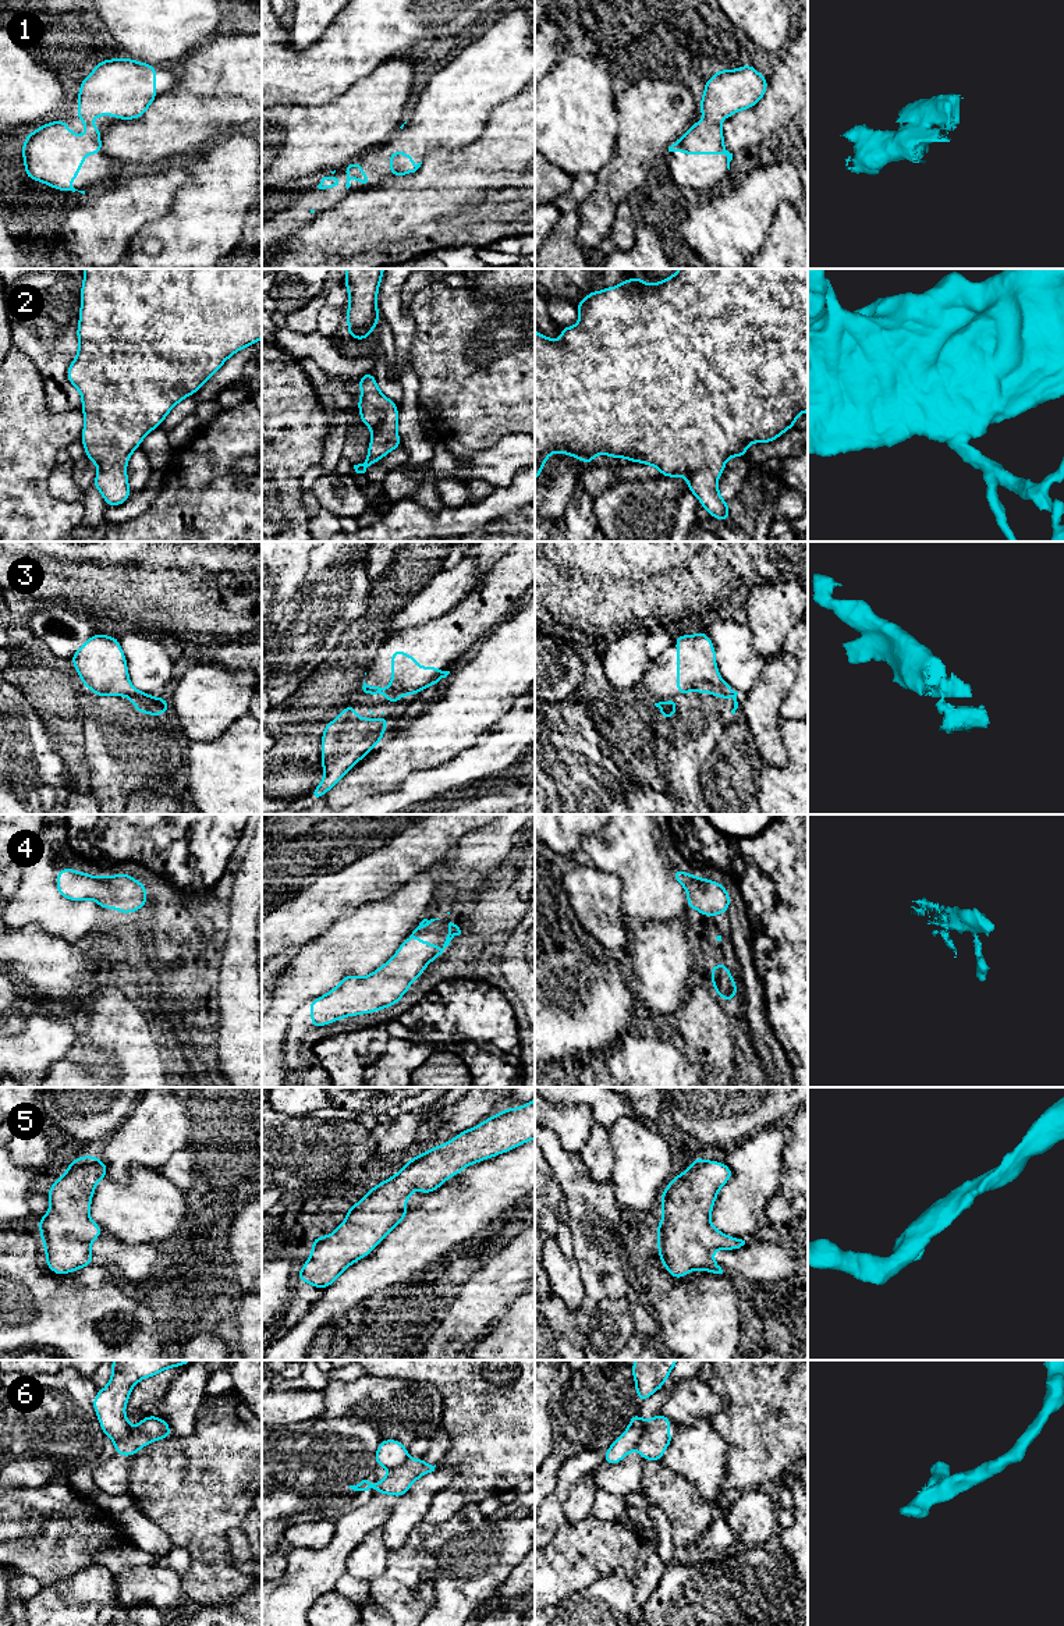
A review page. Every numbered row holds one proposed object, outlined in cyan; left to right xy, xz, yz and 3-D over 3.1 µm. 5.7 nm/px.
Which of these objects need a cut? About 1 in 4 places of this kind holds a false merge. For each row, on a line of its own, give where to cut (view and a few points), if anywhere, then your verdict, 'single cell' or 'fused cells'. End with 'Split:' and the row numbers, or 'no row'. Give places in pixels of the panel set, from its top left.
1: no cut; single cell
2: no cut; single cell
3: no cut; single cell
4: no cut; single cell
5: no cut; single cell
6: cut in yz along (645, 1422), (642, 1434), (634, 1448); fused cells
Split: 6

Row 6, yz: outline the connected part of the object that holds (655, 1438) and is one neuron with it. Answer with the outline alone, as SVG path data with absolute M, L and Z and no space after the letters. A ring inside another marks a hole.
M663 1414L645 1421L642 1435L635 1446L645 1460L662 1462L663 1452L673 1441L668 1432L671 1424L673 1420Z

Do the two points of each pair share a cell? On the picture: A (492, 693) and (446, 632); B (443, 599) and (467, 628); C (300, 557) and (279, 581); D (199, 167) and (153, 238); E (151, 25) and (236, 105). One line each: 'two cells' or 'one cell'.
A: two cells
B: two cells
C: one cell
D: one cell
E: two cells

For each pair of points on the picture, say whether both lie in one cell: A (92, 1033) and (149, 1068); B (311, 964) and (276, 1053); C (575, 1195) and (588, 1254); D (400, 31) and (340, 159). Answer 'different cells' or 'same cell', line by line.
A: same cell
B: same cell
C: same cell
D: different cells

